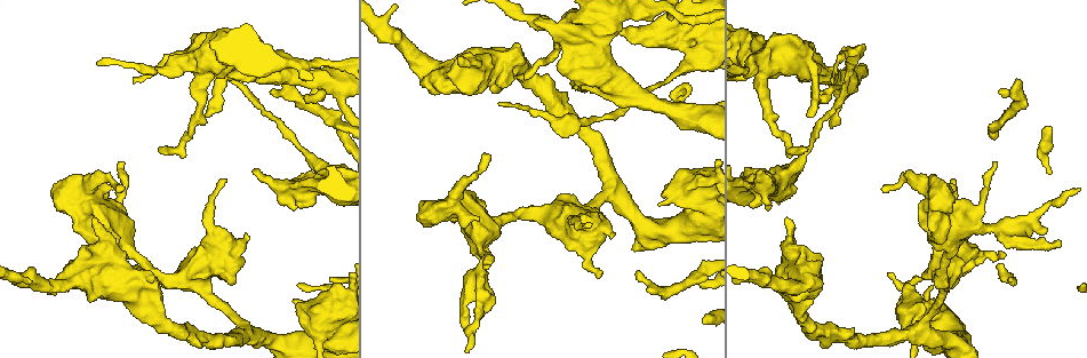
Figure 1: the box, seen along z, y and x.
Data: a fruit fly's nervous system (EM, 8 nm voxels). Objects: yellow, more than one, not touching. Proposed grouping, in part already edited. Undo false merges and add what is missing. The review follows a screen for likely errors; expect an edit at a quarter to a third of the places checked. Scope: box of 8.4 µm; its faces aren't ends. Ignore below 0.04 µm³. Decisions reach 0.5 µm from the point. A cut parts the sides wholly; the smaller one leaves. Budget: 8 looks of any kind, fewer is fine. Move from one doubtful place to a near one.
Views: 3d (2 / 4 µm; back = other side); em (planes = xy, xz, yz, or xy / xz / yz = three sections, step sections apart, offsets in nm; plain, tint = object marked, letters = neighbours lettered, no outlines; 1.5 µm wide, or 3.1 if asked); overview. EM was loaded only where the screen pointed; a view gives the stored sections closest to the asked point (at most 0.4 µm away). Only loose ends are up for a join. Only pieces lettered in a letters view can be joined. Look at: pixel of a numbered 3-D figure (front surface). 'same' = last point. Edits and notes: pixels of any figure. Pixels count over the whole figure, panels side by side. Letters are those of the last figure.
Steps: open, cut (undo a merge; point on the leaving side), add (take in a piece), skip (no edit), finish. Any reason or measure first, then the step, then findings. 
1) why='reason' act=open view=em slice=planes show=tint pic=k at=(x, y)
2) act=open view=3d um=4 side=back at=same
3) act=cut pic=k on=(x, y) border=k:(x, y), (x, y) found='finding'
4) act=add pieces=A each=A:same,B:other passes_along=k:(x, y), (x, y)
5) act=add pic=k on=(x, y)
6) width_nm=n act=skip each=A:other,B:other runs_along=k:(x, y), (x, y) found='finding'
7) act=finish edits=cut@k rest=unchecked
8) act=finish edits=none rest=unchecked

act=open view=em slice=planes show=letters pic=1 at=(1061, 240)

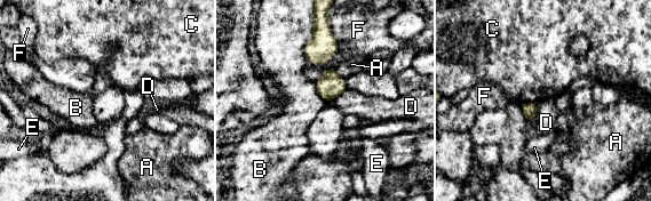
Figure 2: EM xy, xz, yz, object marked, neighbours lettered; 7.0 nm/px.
act=skip each=A:other,B:other,C:other,D:other,E:other,F:other border=2:(314, 23), (304, 48), (307, 61) found='no lettered piece goes on from it'

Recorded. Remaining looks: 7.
why='stops while still wide' act=open view=3d um=4 pic=1 at=(479, 219)

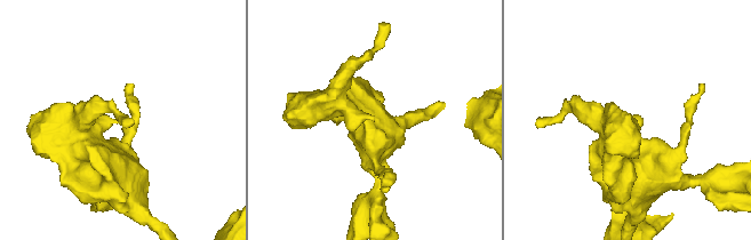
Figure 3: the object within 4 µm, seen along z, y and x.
why='shape alone is not enough' act=open view=em slice=planes show=letters pic=3 at=(115, 120)

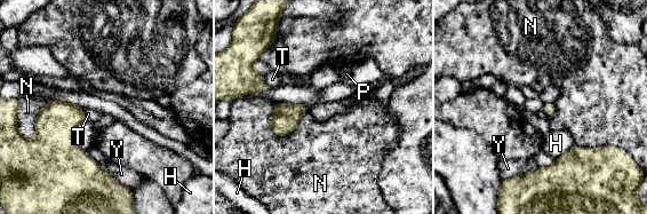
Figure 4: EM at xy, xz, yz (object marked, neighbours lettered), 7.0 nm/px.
act=skip each=H:other,N:other,P:other,T:other,Y:other border=4:(308, 111), (286, 135), (270, 131) found='none of them fits'

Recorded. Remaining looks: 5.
why='stops while still wide' act=open view=3d um=2 pic=1 at=(762, 170)

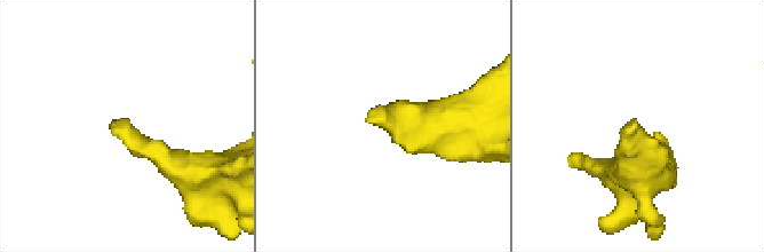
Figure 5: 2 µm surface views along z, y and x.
act=open view=em slice=xz step=4 show=letters pic=5 at=(632, 131)

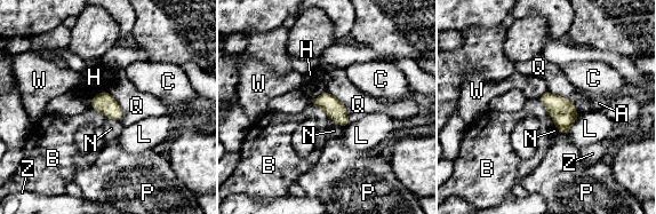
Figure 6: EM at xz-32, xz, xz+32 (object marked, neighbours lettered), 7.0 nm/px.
act=open view=em slice=planes show=letters at=same

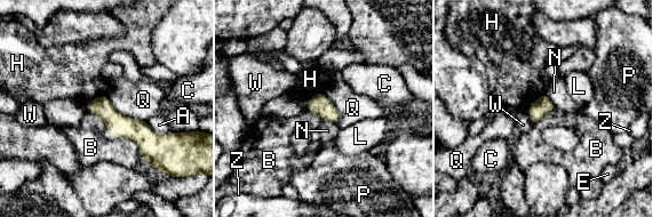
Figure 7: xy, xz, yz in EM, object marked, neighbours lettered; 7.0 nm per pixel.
longest_contact=Q:340nm act=skip each=A:other,B:other,C:other,E:other,H:other,L:other,N:other,P:other,Q:other,W:other,Z:other runs_along=7:(89, 105), (151, 144), (162, 144) found='no lettered piece goes on from it'

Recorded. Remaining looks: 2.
act=finish edits=none rest=unchecked

